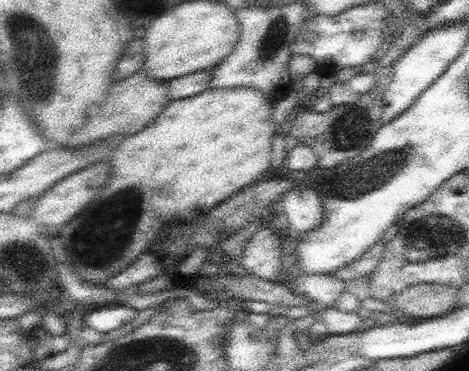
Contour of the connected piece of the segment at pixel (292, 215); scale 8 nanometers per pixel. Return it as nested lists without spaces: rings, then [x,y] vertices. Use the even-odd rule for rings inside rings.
[[[300,181],[289,190],[281,201],[284,207],[282,219],[291,229],[302,233],[314,231],[322,223],[322,197],[318,190],[301,186]]]

